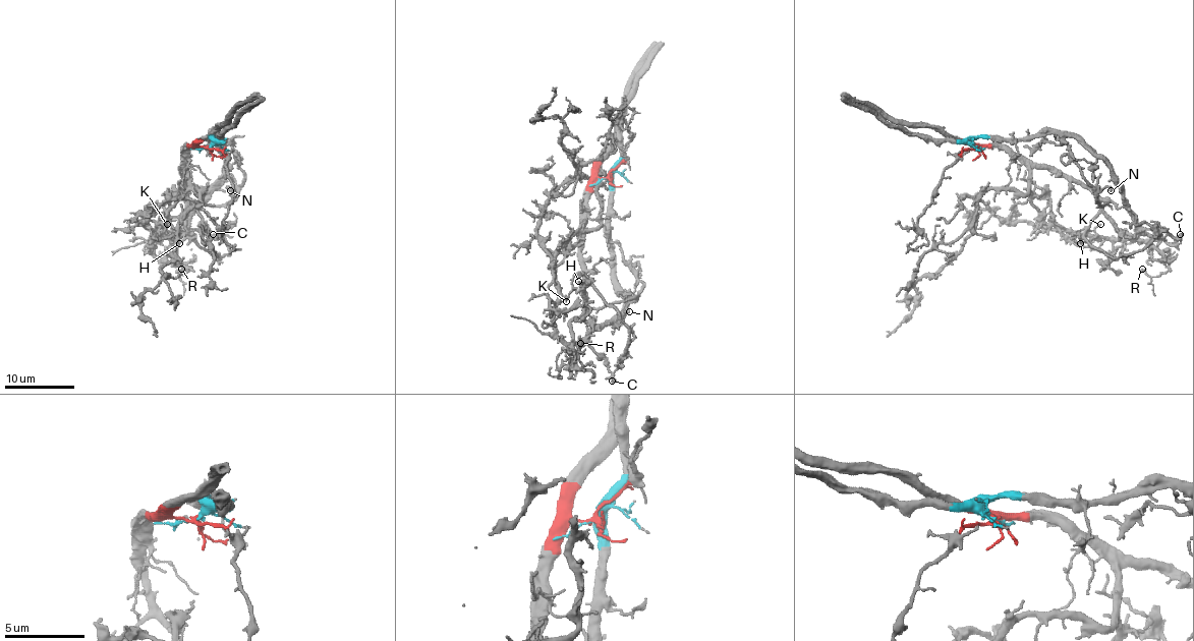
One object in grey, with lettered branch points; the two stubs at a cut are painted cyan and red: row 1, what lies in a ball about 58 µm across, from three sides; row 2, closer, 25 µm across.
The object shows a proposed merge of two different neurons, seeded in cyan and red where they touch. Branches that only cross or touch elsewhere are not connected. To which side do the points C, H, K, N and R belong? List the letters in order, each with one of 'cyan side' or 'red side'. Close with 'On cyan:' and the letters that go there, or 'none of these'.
C: cyan side
H: red side
K: cyan side
N: red side
R: red side
On cyan: C, K

